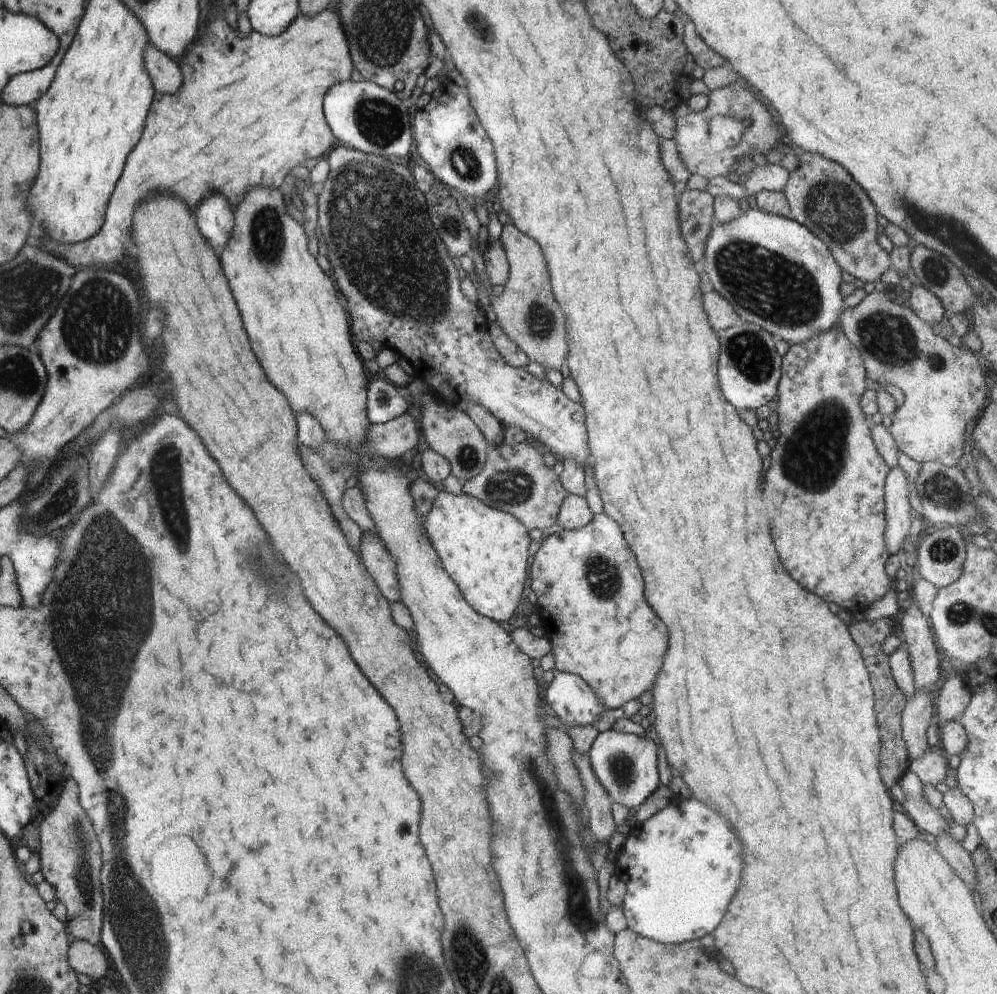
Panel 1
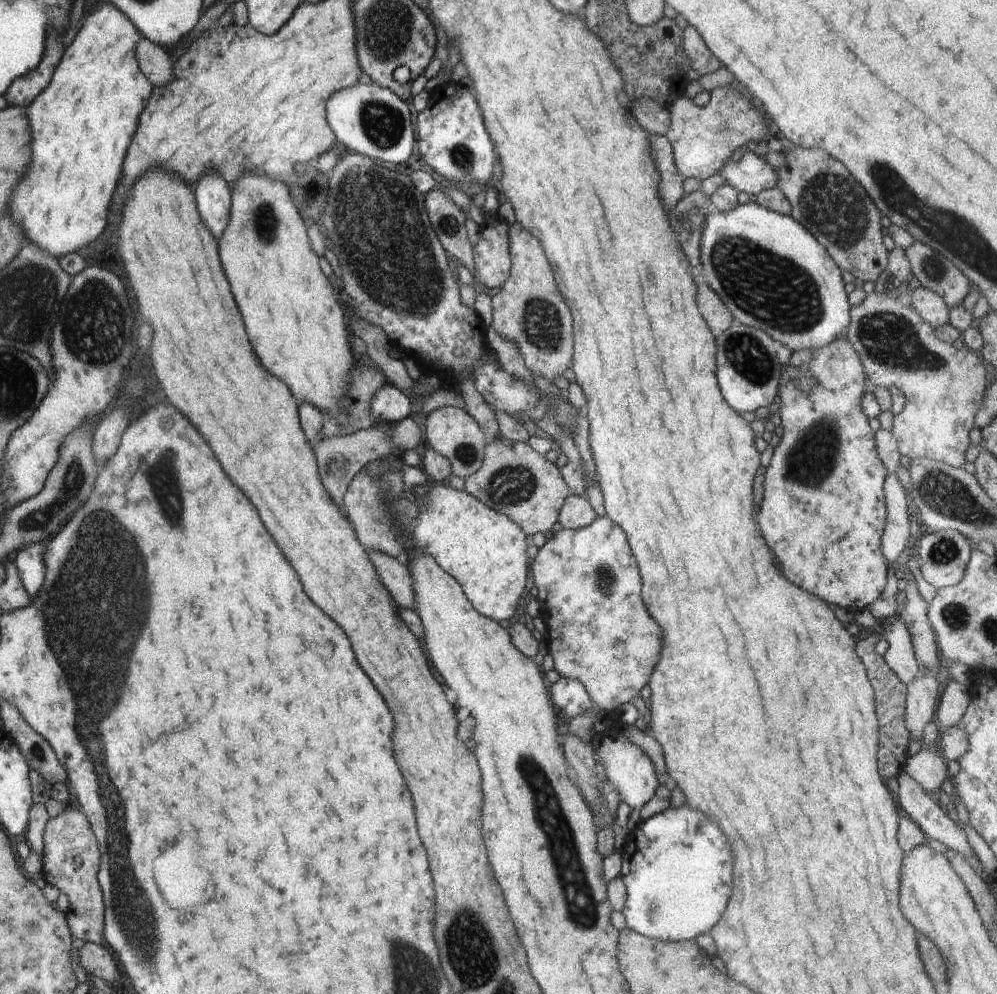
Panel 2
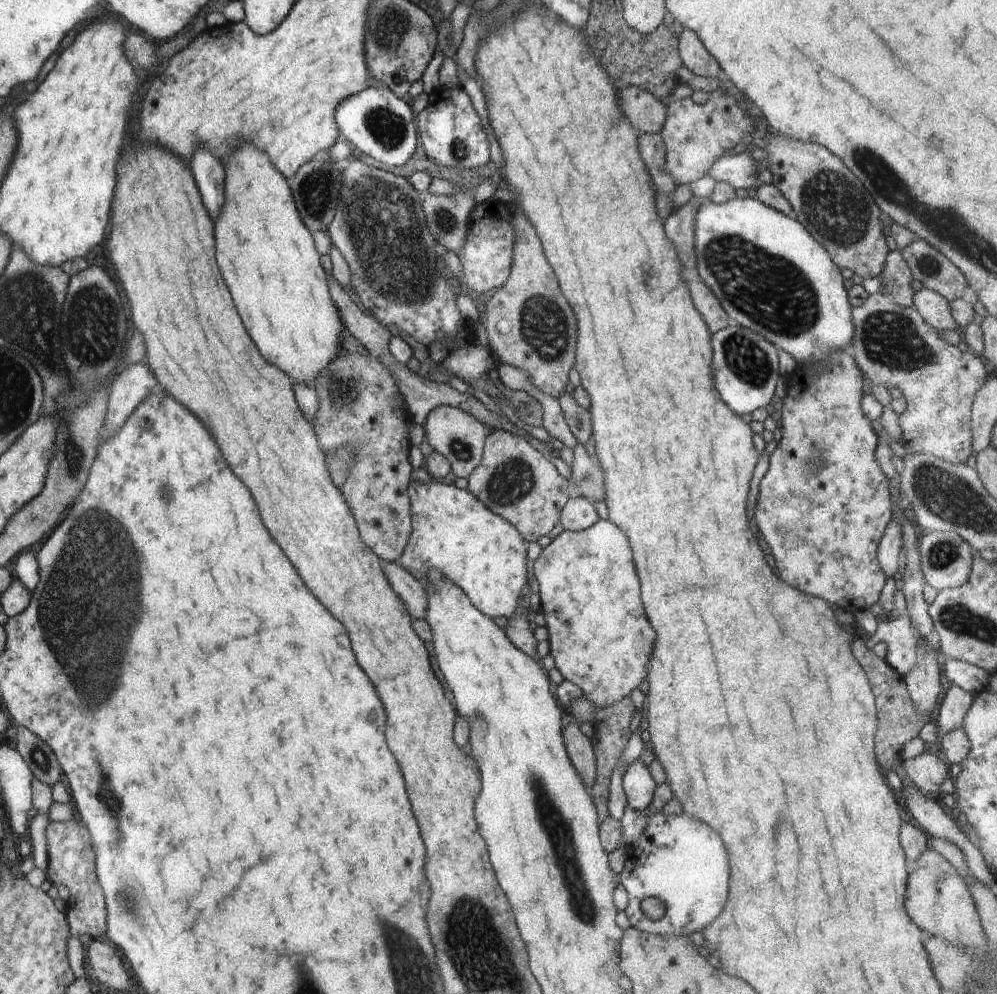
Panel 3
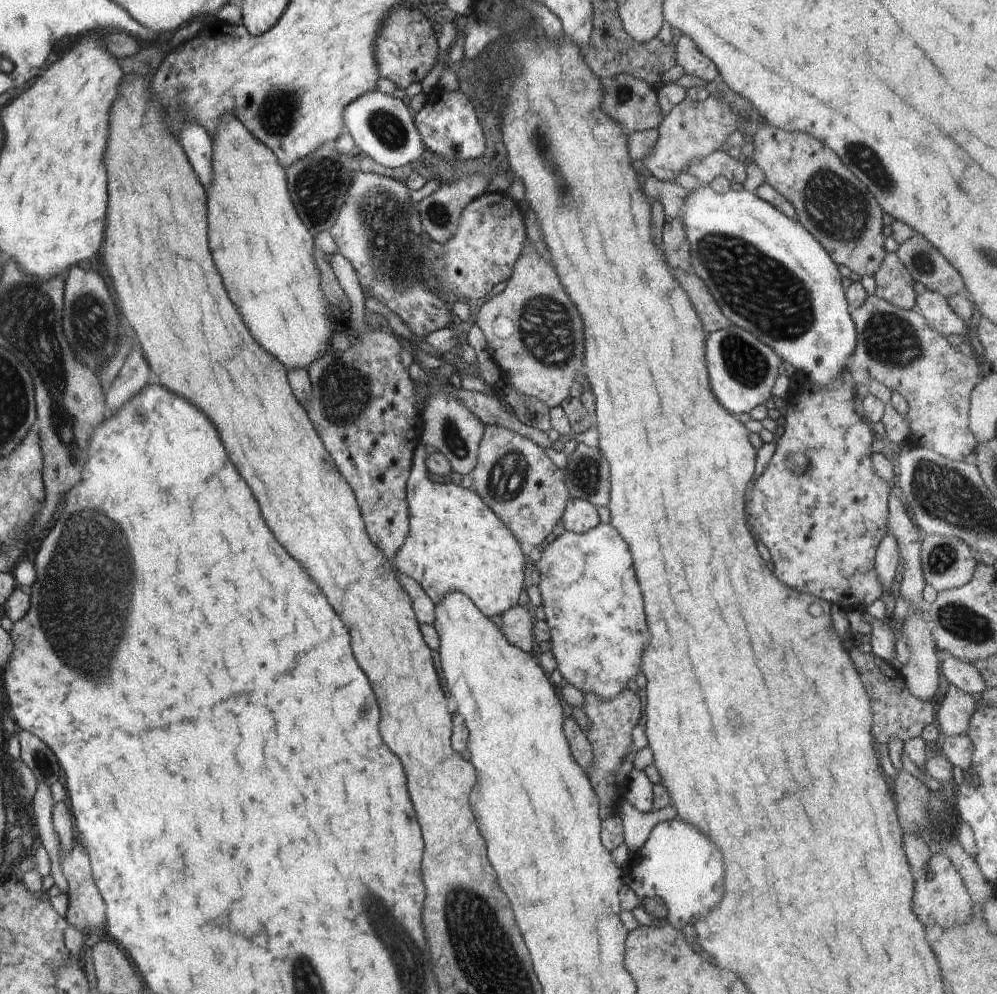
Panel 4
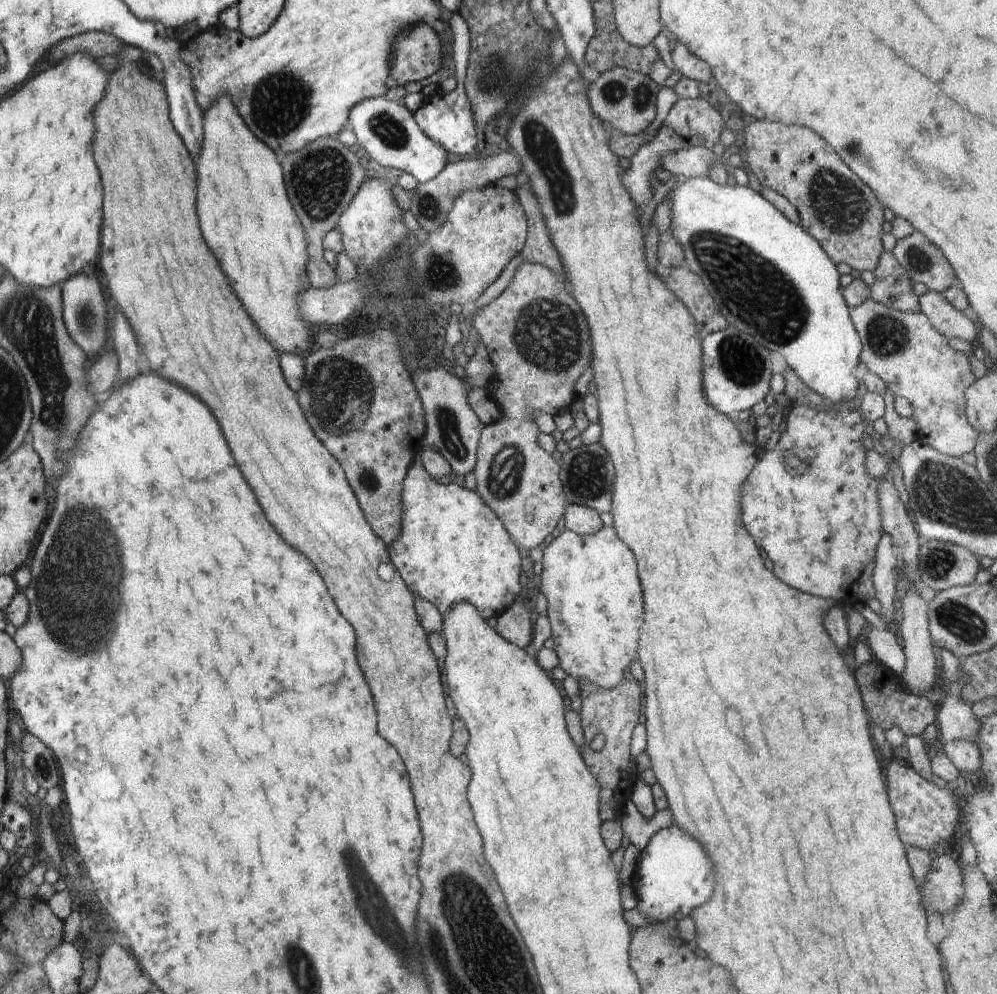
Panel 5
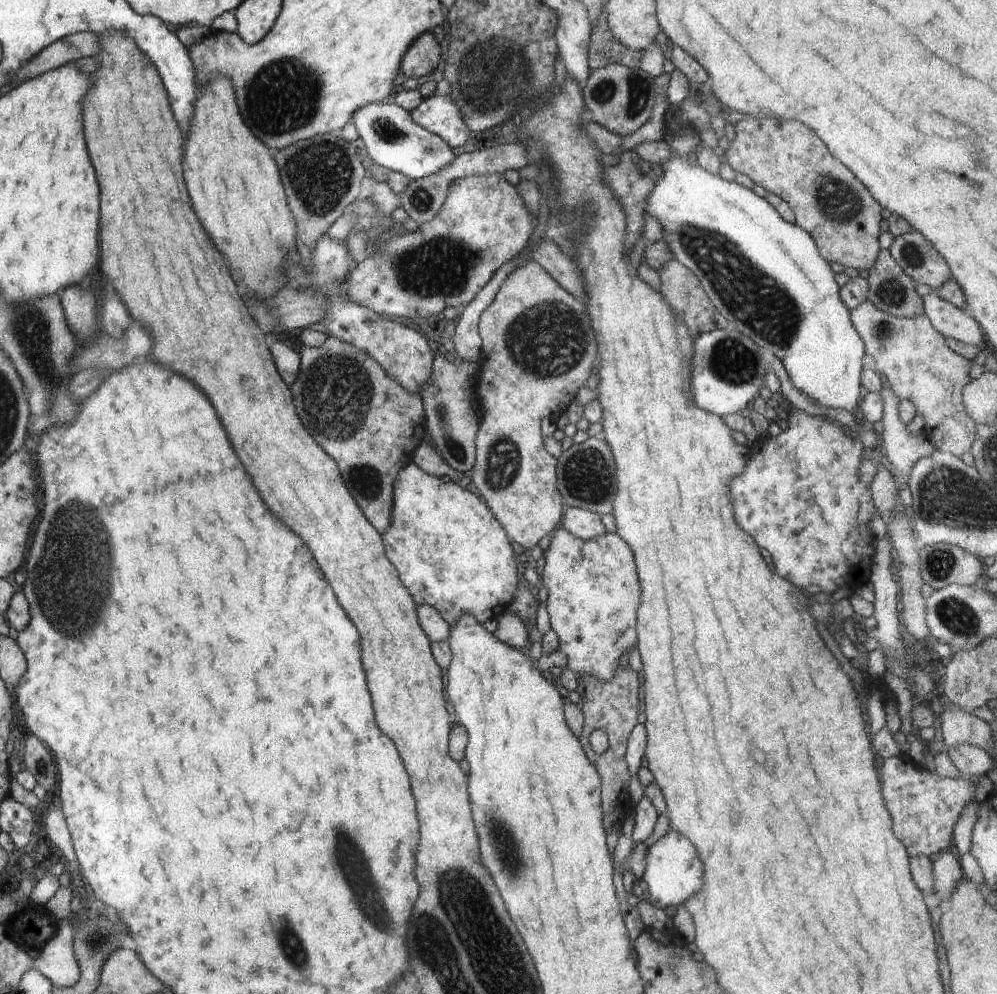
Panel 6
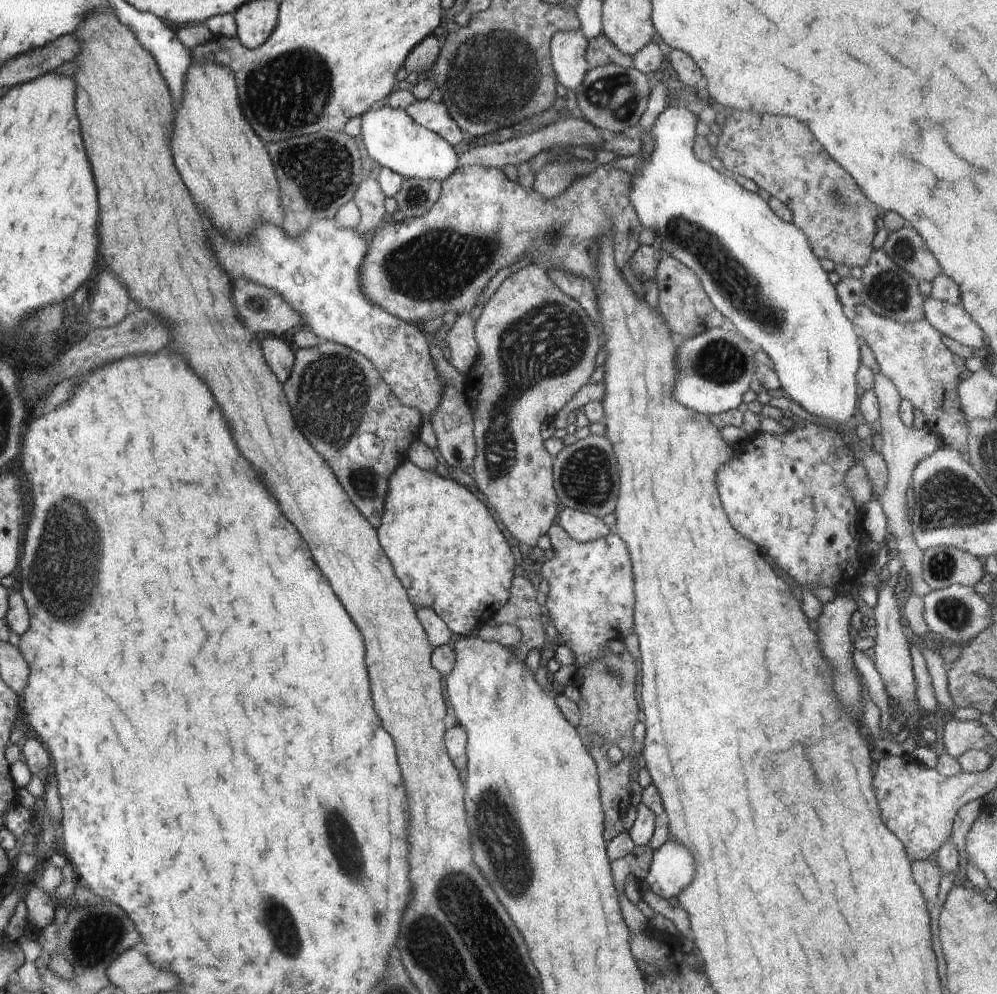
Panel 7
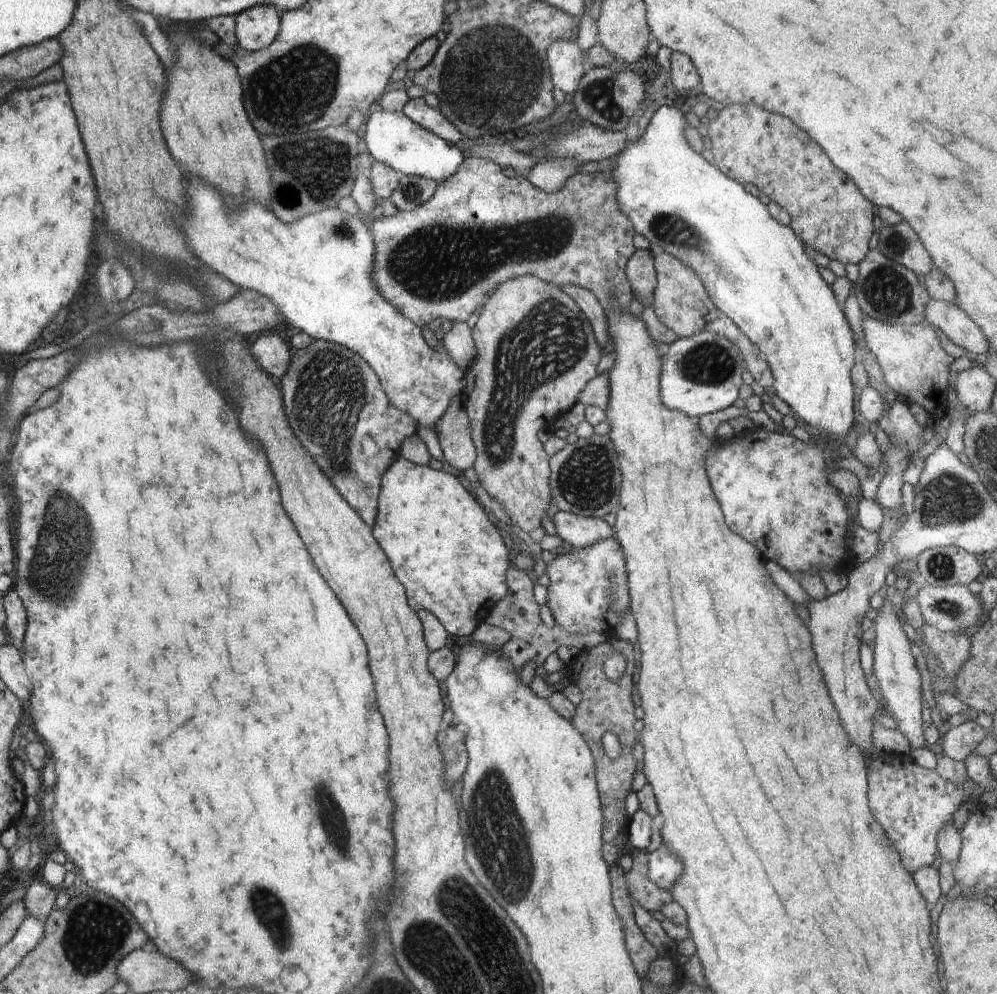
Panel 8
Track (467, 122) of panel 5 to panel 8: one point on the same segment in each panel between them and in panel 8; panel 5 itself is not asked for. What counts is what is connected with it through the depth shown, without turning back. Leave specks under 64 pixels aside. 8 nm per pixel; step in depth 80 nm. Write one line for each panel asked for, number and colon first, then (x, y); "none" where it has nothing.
6: (439, 114)
7: (434, 116)
8: (417, 109)

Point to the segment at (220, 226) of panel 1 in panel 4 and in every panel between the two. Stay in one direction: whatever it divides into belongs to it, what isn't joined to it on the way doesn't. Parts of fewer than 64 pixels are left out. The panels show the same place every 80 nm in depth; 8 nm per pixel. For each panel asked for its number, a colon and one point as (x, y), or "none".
2: (213, 197)
3: (209, 174)
4: (196, 143)

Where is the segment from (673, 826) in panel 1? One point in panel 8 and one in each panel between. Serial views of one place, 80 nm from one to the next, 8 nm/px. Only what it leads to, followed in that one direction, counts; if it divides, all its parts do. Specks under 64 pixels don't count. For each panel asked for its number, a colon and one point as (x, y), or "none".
2: (677, 866)
3: (679, 860)
4: (678, 864)
5: (673, 876)
6: (673, 873)
7: (671, 870)
8: (665, 867)

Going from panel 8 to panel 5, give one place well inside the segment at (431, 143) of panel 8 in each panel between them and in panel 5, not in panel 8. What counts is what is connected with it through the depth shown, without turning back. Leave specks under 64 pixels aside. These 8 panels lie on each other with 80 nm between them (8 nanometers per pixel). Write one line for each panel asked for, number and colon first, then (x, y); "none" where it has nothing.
5: (386, 129)
6: (388, 133)
7: (392, 137)

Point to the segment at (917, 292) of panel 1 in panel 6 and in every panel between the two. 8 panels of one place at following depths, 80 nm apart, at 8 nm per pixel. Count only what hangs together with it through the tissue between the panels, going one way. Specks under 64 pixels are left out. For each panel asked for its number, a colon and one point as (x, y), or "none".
2: (933, 310)
3: (935, 309)
4: (932, 306)
5: (950, 323)
6: (947, 319)

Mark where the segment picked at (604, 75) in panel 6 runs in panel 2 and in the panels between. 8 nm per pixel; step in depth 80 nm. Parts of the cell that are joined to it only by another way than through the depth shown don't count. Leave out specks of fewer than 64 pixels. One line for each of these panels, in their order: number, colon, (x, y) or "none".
2: (653, 117)
3: (647, 114)
4: (634, 104)
5: (627, 100)

